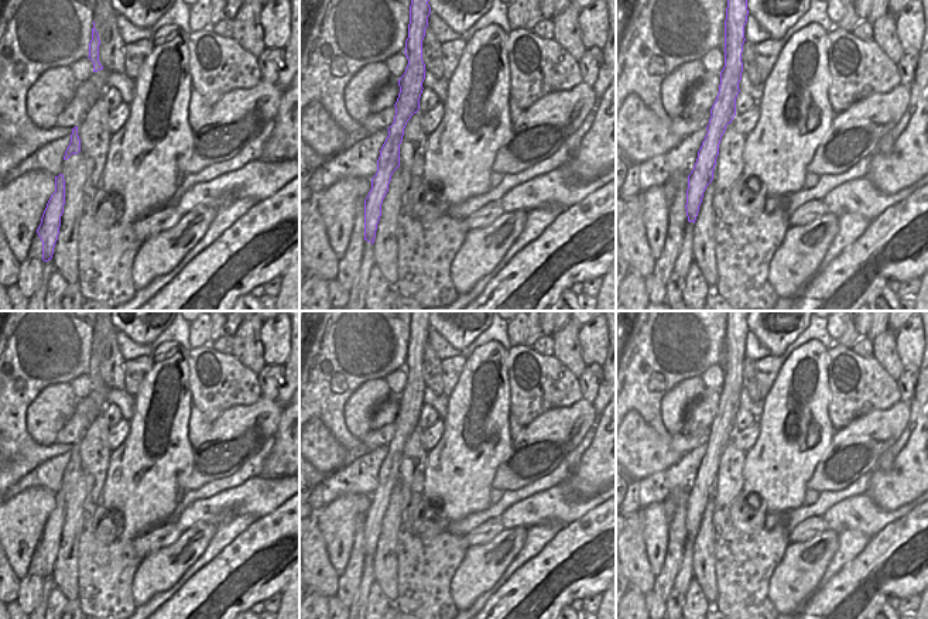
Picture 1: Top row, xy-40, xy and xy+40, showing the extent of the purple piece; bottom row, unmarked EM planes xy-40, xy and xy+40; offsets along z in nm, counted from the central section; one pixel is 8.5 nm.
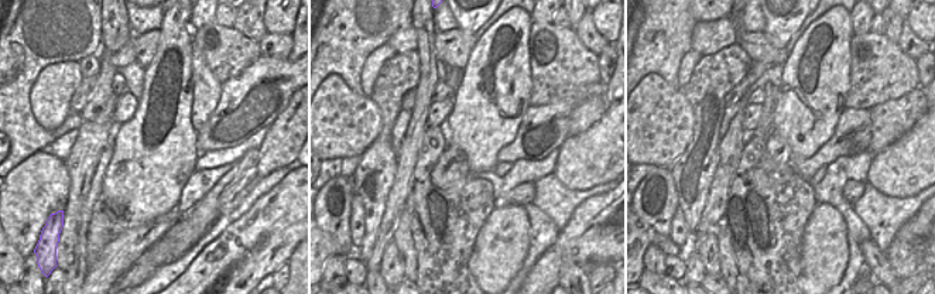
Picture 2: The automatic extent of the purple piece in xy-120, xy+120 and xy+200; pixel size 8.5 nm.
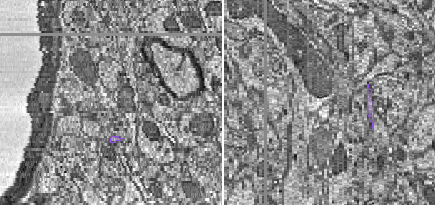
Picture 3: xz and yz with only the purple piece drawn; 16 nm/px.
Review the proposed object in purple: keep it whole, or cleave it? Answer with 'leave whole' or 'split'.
leave whole

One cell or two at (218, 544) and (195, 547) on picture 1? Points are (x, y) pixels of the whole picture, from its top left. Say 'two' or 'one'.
two

